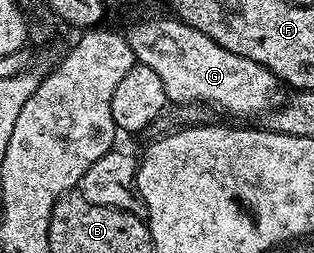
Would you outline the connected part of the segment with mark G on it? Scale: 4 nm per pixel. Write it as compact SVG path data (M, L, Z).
M178 17L170 18L139 23L131 32L126 32L125 38L133 49L136 64L153 69L153 73L161 77L161 85L165 85L165 93L172 104L208 103L231 115L260 116L276 106L275 94L281 90L281 84L267 67L247 57L237 57L237 53L229 53L229 49L221 49L221 45L205 37L201 29L193 29Z

